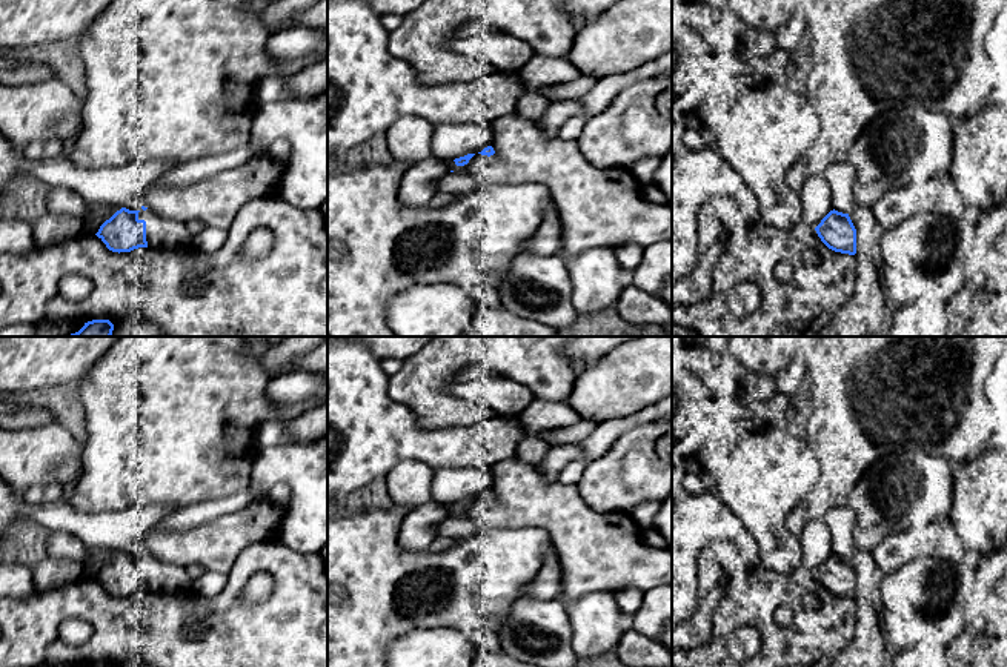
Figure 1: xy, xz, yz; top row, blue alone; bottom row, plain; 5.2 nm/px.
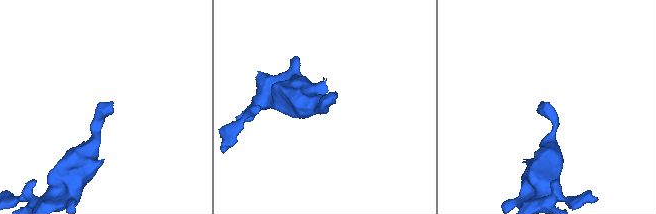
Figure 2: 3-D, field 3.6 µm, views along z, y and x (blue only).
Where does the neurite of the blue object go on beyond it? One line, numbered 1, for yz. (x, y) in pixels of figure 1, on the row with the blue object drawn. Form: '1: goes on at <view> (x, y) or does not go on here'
1: does not go on here

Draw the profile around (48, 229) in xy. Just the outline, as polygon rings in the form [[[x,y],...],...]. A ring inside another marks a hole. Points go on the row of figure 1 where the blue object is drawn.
[[[46,212],[31,223],[37,247],[52,246],[83,232],[83,218]]]

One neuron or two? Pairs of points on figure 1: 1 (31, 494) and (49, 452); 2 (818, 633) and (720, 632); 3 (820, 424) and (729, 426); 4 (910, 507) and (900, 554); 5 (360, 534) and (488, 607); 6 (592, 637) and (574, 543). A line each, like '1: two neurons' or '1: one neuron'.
1: two neurons
2: one neuron
3: two neurons
4: two neurons
5: one neuron
6: two neurons

